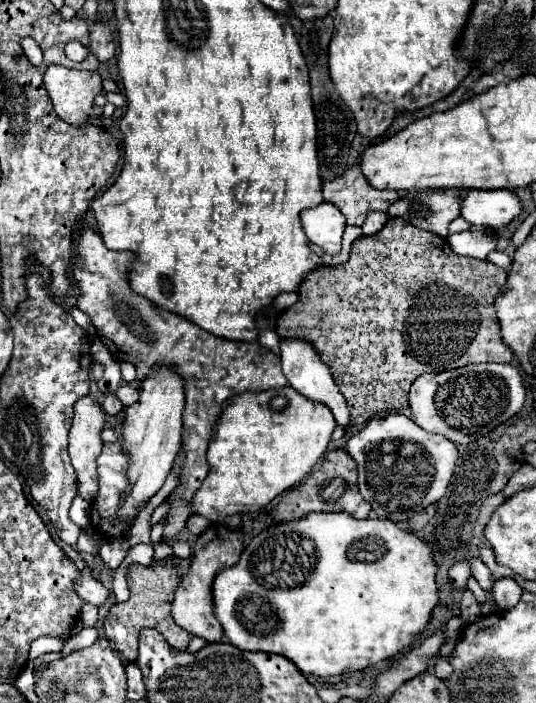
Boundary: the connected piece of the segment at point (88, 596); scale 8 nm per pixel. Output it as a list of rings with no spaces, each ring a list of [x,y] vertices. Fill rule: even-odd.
[[[90,570],[82,572],[82,576],[78,578],[78,584],[76,584],[76,592],[80,598],[84,598],[84,602],[106,602],[108,596],[110,596],[110,590],[100,584],[92,574]]]

